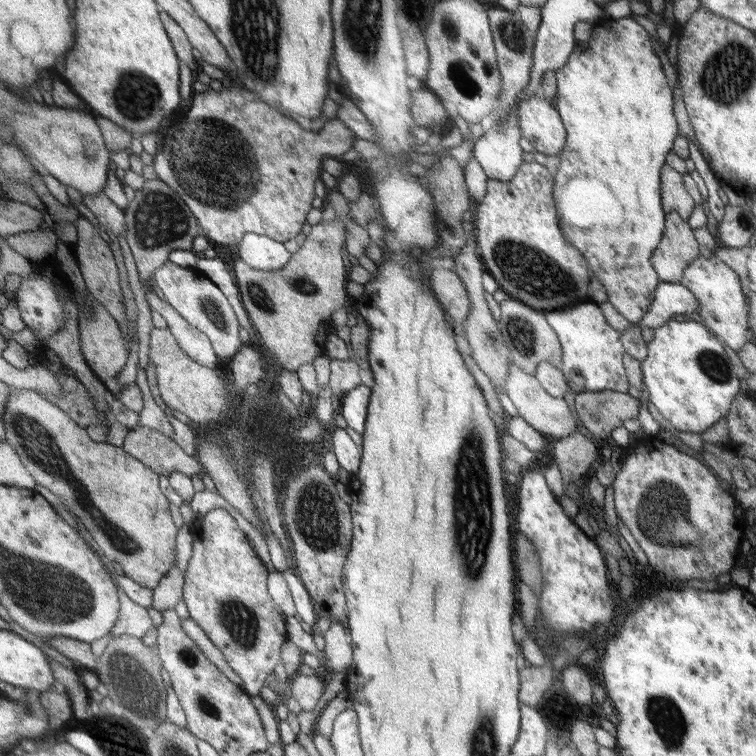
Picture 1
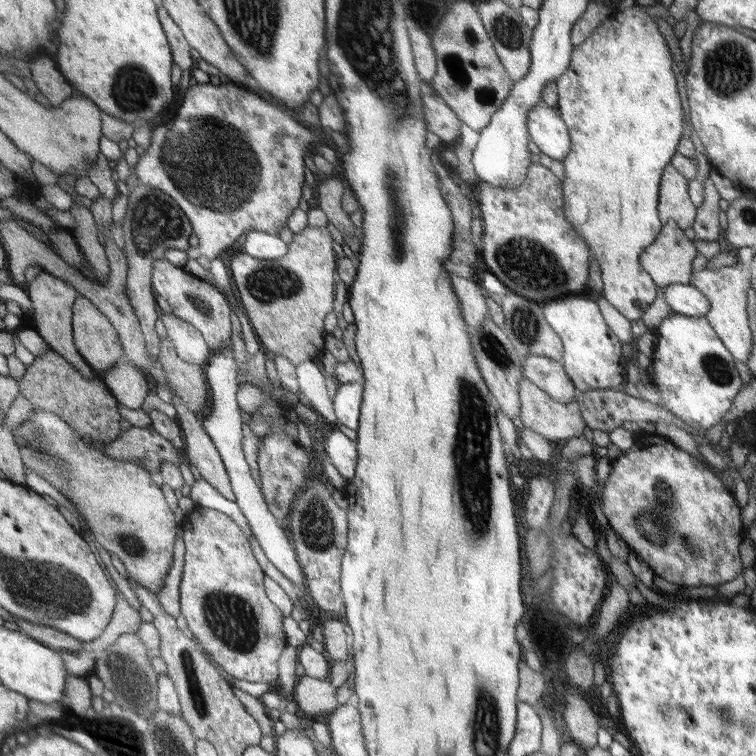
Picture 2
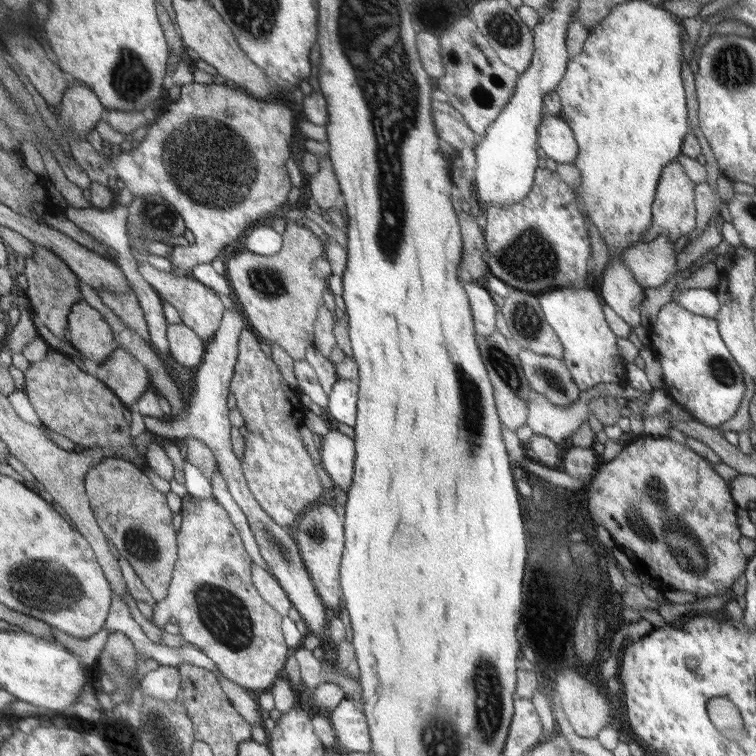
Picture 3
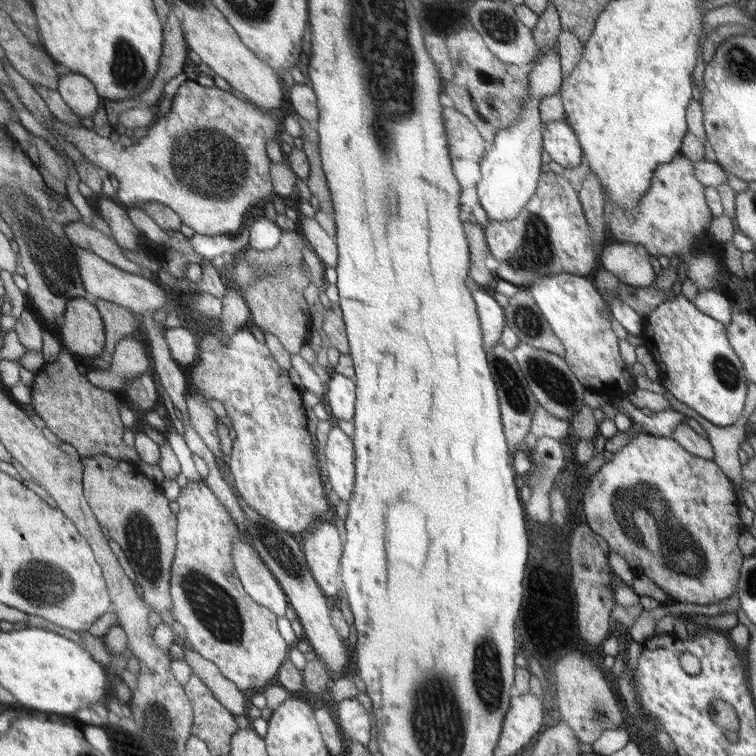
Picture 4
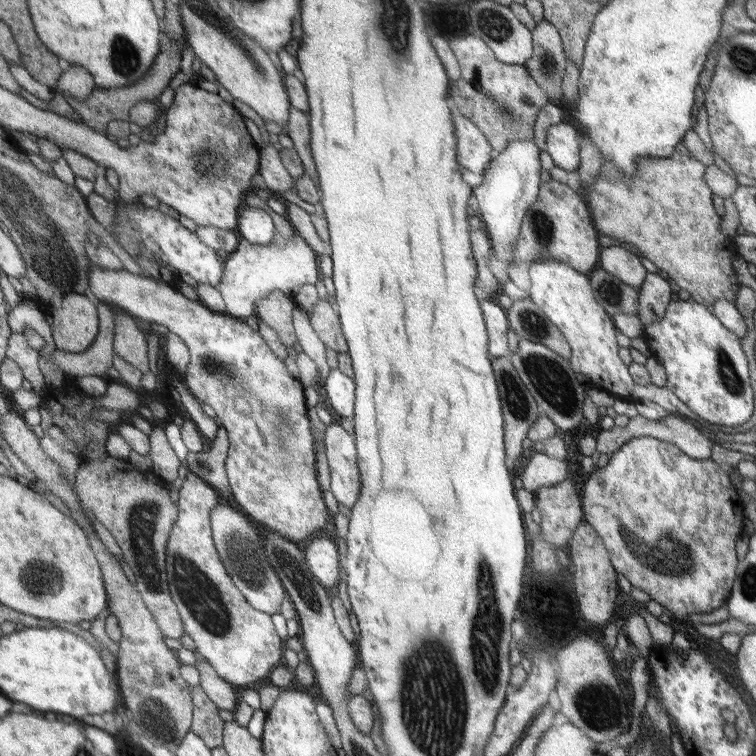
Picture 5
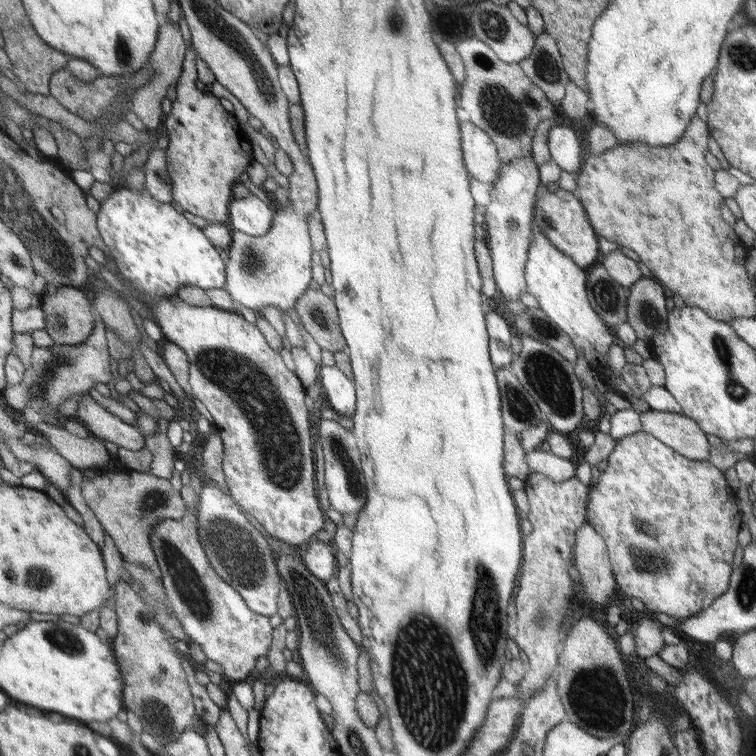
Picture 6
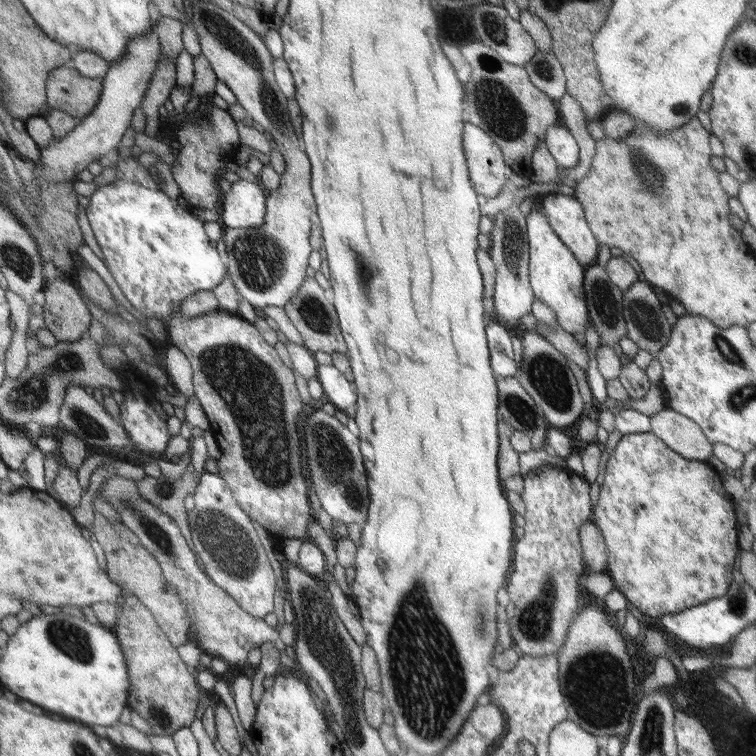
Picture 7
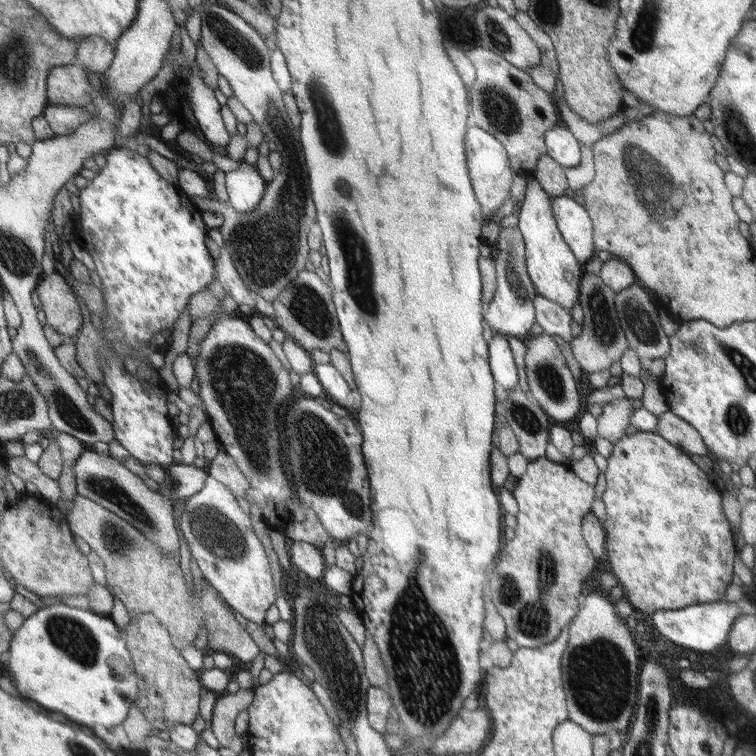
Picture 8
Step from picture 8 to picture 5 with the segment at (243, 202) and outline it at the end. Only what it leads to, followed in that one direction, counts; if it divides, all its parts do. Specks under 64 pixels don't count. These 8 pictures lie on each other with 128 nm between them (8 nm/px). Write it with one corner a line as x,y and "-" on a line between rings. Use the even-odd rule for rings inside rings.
241,206
235,232
251,244
267,244
272,240
275,231
271,217
265,211
256,207

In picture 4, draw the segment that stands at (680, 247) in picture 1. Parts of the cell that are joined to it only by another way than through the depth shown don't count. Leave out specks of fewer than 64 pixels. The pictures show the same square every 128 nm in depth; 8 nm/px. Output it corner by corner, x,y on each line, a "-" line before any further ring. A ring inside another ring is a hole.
619,242
605,244
600,252
601,266
632,287
646,287
654,282
655,272
649,256
643,246

